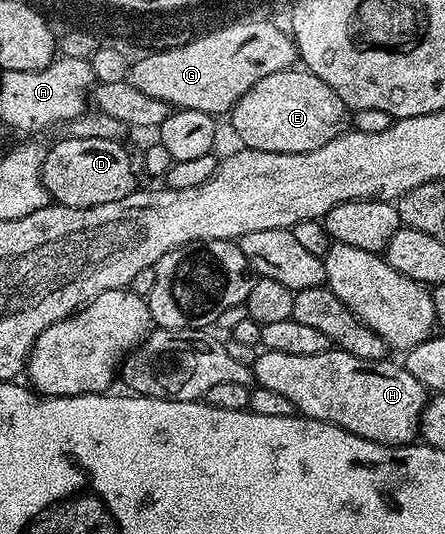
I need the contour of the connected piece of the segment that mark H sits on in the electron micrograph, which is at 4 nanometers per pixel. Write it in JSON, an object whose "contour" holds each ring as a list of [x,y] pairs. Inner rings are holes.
{"contour":[[[328,350],[321,354],[281,354],[280,352],[260,351],[256,355],[253,365],[253,380],[256,385],[265,390],[273,390],[276,394],[282,394],[285,398],[289,398],[289,402],[293,402],[296,413],[300,416],[307,416],[310,420],[323,420],[327,424],[333,426],[341,426],[341,430],[349,430],[349,434],[357,434],[361,438],[369,438],[378,444],[410,444],[420,435],[419,423],[423,417],[423,407],[427,405],[429,393],[421,382],[417,382],[417,378],[413,378],[413,374],[409,374],[409,370],[402,363],[394,364],[394,359],[385,360],[366,360],[365,358],[357,358],[348,352],[340,352],[338,350]]]}

